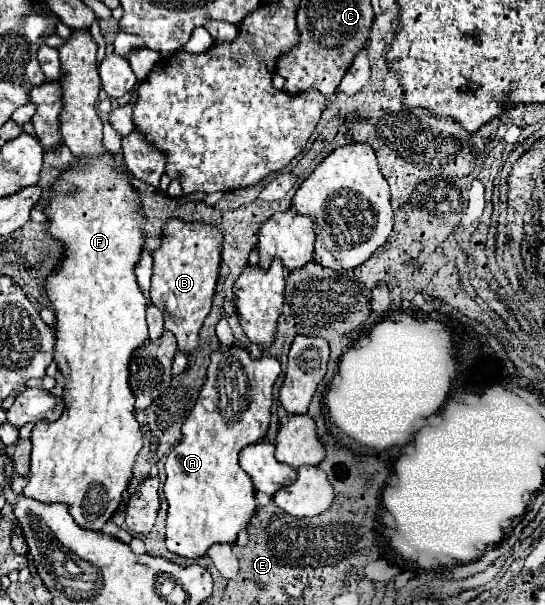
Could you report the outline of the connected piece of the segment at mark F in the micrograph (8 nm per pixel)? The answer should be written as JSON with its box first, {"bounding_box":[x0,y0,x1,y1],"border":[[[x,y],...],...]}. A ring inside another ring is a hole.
{"bounding_box":[23,31,149,531],"border":[[[73,31],[73,35],[65,41],[63,47],[59,47],[59,57],[61,57],[61,65],[63,65],[63,71],[67,73],[63,77],[61,87],[63,87],[63,113],[61,113],[61,135],[63,135],[63,143],[71,149],[73,155],[77,155],[77,165],[63,173],[59,177],[59,181],[53,185],[53,197],[51,197],[51,203],[49,207],[45,209],[47,217],[49,217],[49,233],[57,239],[57,241],[63,241],[65,245],[65,257],[63,257],[63,263],[59,265],[59,269],[53,273],[53,277],[47,277],[47,293],[49,293],[49,299],[51,299],[51,305],[55,309],[55,315],[57,315],[57,325],[55,325],[55,361],[57,361],[57,367],[59,371],[65,375],[65,389],[63,389],[63,401],[65,401],[65,411],[63,411],[63,417],[55,423],[45,423],[45,421],[39,421],[35,423],[33,427],[33,433],[31,433],[31,441],[33,441],[33,451],[31,451],[31,475],[29,475],[29,483],[25,485],[23,489],[23,495],[29,497],[29,499],[35,499],[35,501],[43,501],[43,503],[65,503],[69,507],[69,513],[71,517],[75,519],[75,523],[81,527],[81,529],[91,529],[91,531],[101,531],[103,525],[111,519],[111,515],[117,511],[117,507],[121,505],[121,499],[123,499],[123,491],[127,489],[127,483],[133,475],[133,465],[135,465],[135,457],[141,449],[141,431],[139,431],[139,423],[135,421],[135,411],[133,411],[133,405],[135,405],[135,397],[131,395],[131,389],[129,389],[129,359],[131,359],[131,353],[133,349],[137,349],[139,345],[143,345],[143,341],[147,341],[149,333],[147,333],[147,321],[145,321],[145,311],[147,311],[147,303],[145,303],[145,297],[137,285],[137,277],[135,277],[135,265],[139,261],[139,255],[141,255],[141,247],[143,247],[143,233],[141,233],[141,227],[145,223],[145,217],[143,217],[143,211],[139,207],[139,199],[137,199],[137,191],[133,189],[131,185],[131,179],[129,175],[125,175],[119,165],[117,165],[117,159],[115,155],[107,153],[101,145],[101,139],[103,139],[103,123],[101,119],[97,117],[97,95],[99,95],[99,89],[101,89],[101,79],[99,79],[99,73],[97,73],[97,61],[95,61],[95,55],[97,55],[97,43],[93,41],[91,33],[89,31]]]}

